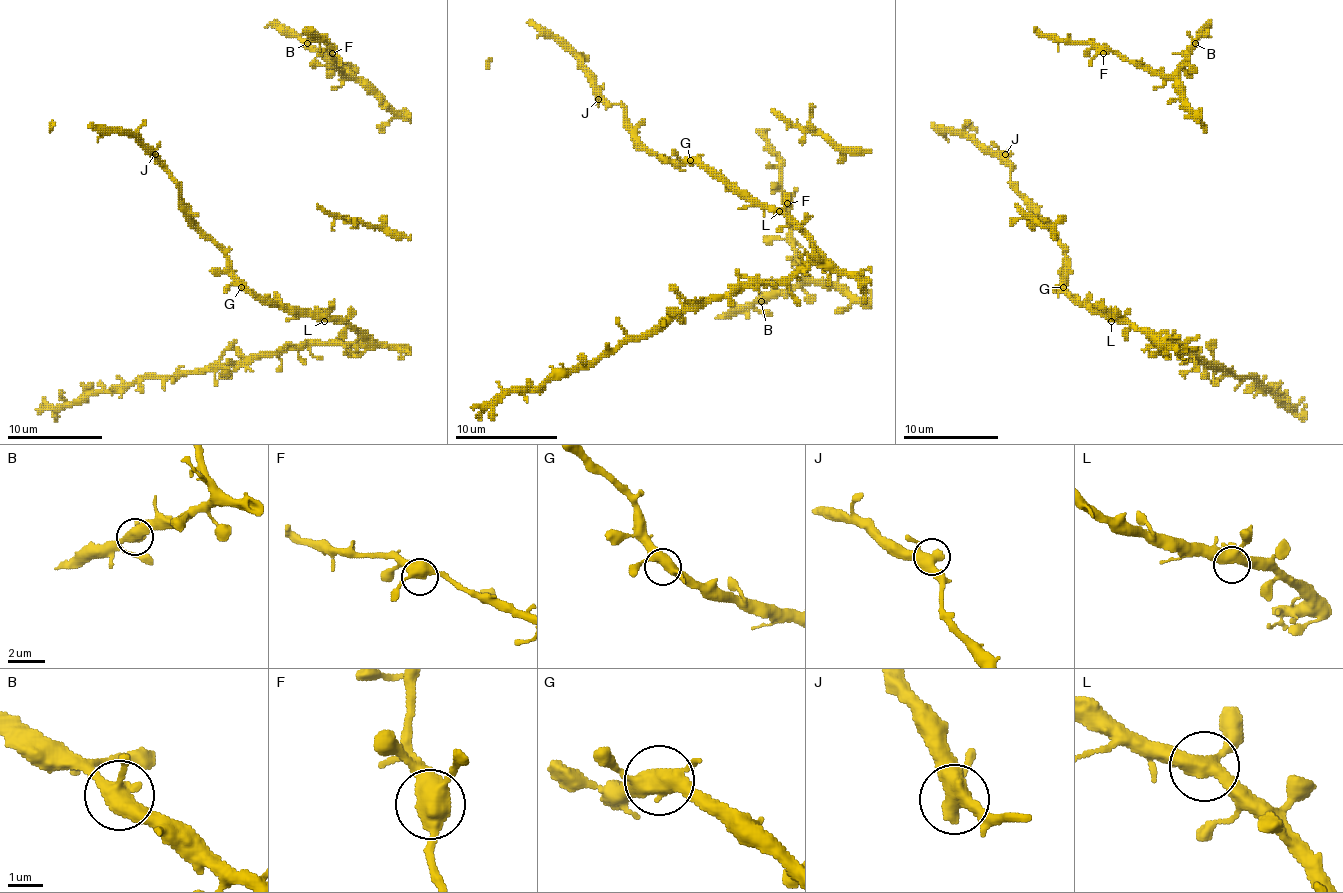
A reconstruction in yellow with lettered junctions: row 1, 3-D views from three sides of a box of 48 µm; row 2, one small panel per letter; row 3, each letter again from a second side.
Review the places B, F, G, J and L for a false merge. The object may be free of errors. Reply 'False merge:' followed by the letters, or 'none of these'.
False merge: none of these

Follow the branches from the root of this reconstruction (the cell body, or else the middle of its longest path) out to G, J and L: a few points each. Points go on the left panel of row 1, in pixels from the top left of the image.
G: (332, 302), (324, 314), (298, 314), (291, 309), (272, 306), (241, 287)
J: (332, 302), (324, 314), (298, 314), (262, 302), (195, 225), (181, 187), (155, 154)
L: (332, 302), (332, 309), (324, 321)

